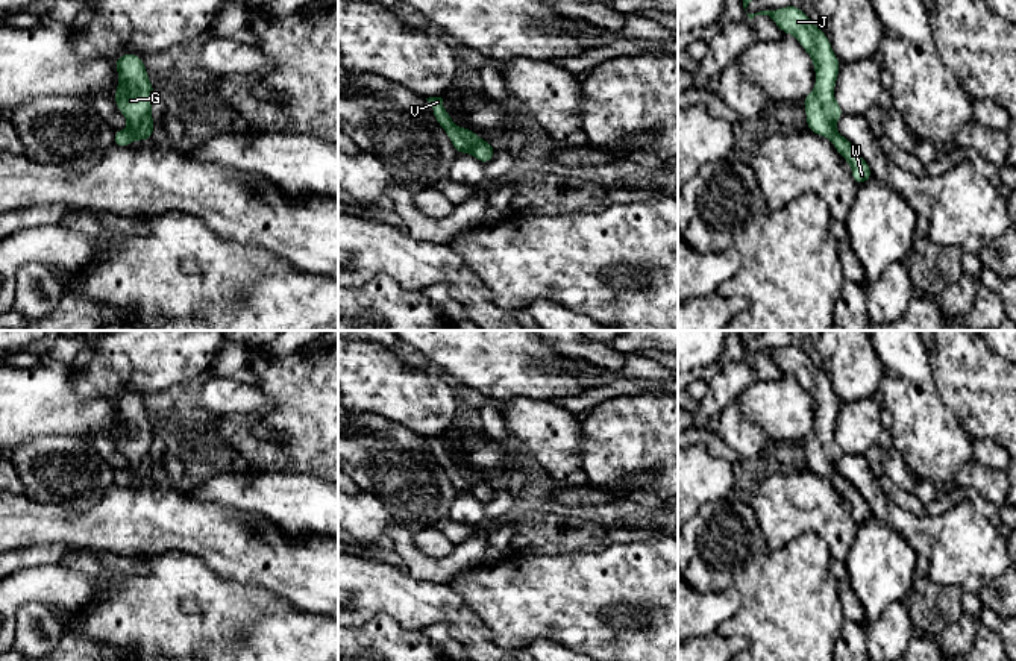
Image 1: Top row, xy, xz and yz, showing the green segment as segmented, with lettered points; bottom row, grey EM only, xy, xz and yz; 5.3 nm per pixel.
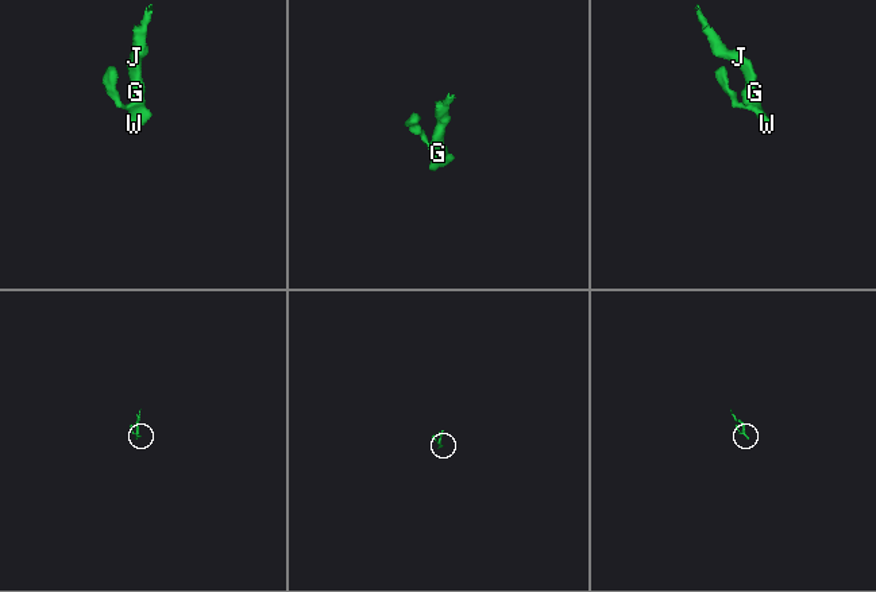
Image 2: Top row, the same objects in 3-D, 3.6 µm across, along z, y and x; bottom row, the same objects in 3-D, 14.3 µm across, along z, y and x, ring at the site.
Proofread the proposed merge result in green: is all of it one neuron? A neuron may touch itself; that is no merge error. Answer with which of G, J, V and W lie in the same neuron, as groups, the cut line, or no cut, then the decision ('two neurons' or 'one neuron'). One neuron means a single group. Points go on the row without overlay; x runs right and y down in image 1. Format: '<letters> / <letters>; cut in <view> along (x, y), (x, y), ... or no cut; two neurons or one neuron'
G J V W; no cut; one neuron

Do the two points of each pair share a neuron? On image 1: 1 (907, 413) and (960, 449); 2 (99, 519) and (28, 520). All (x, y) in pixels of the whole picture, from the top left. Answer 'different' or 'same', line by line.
1: same
2: same

